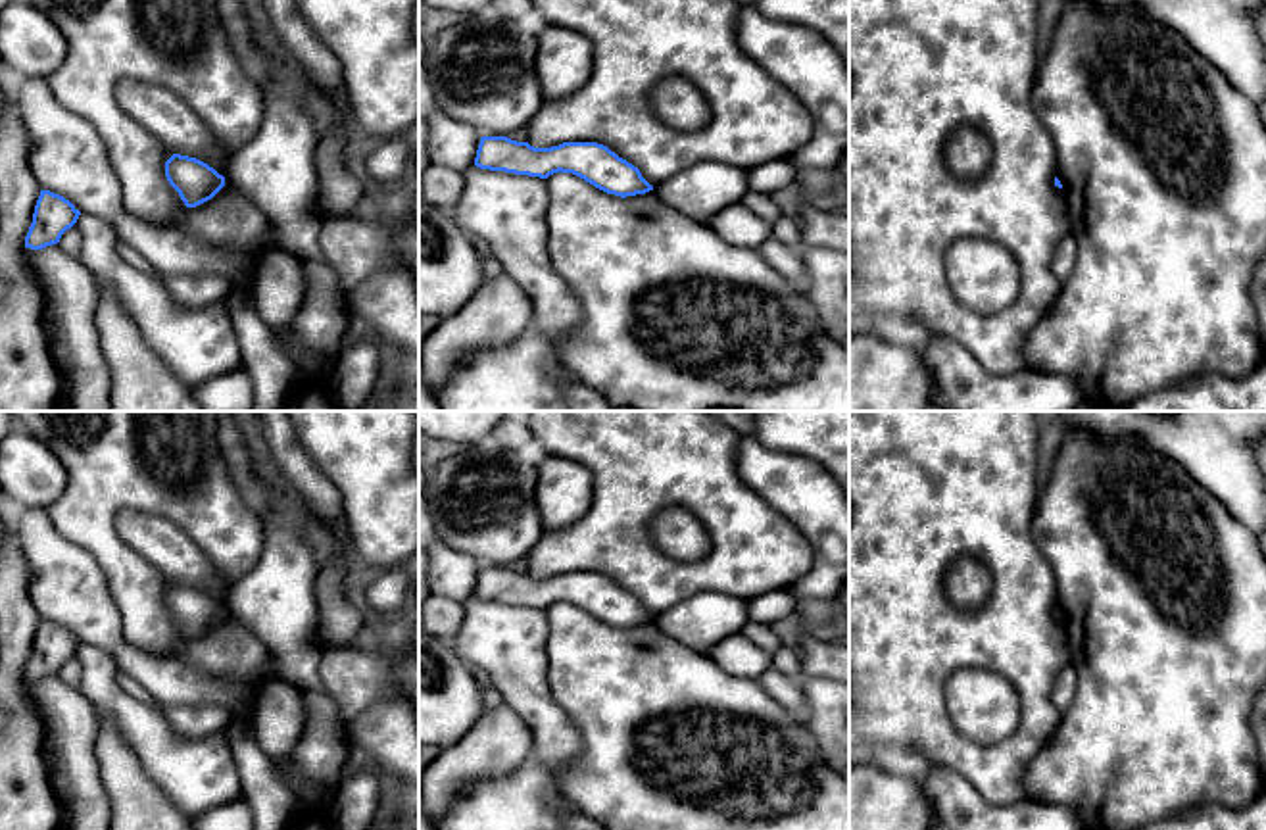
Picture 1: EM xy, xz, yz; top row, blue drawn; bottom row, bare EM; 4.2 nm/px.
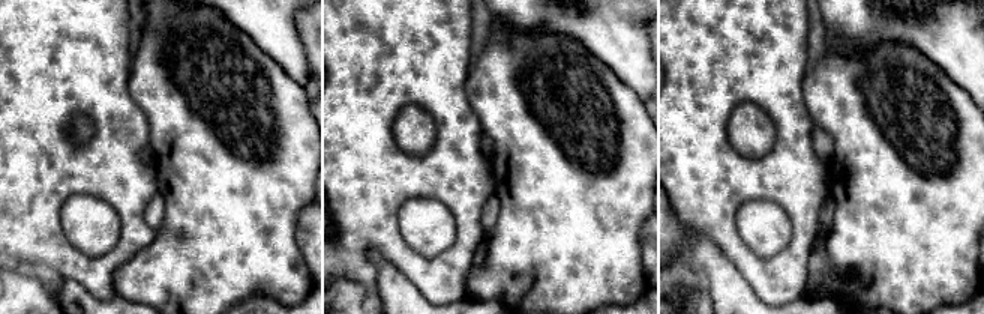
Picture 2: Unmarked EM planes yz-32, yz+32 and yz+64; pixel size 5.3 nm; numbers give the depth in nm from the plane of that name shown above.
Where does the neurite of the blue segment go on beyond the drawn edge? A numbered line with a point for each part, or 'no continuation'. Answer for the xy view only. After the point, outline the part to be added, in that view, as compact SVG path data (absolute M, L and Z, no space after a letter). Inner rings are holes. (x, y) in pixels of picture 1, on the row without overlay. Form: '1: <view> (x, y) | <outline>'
no continuation

